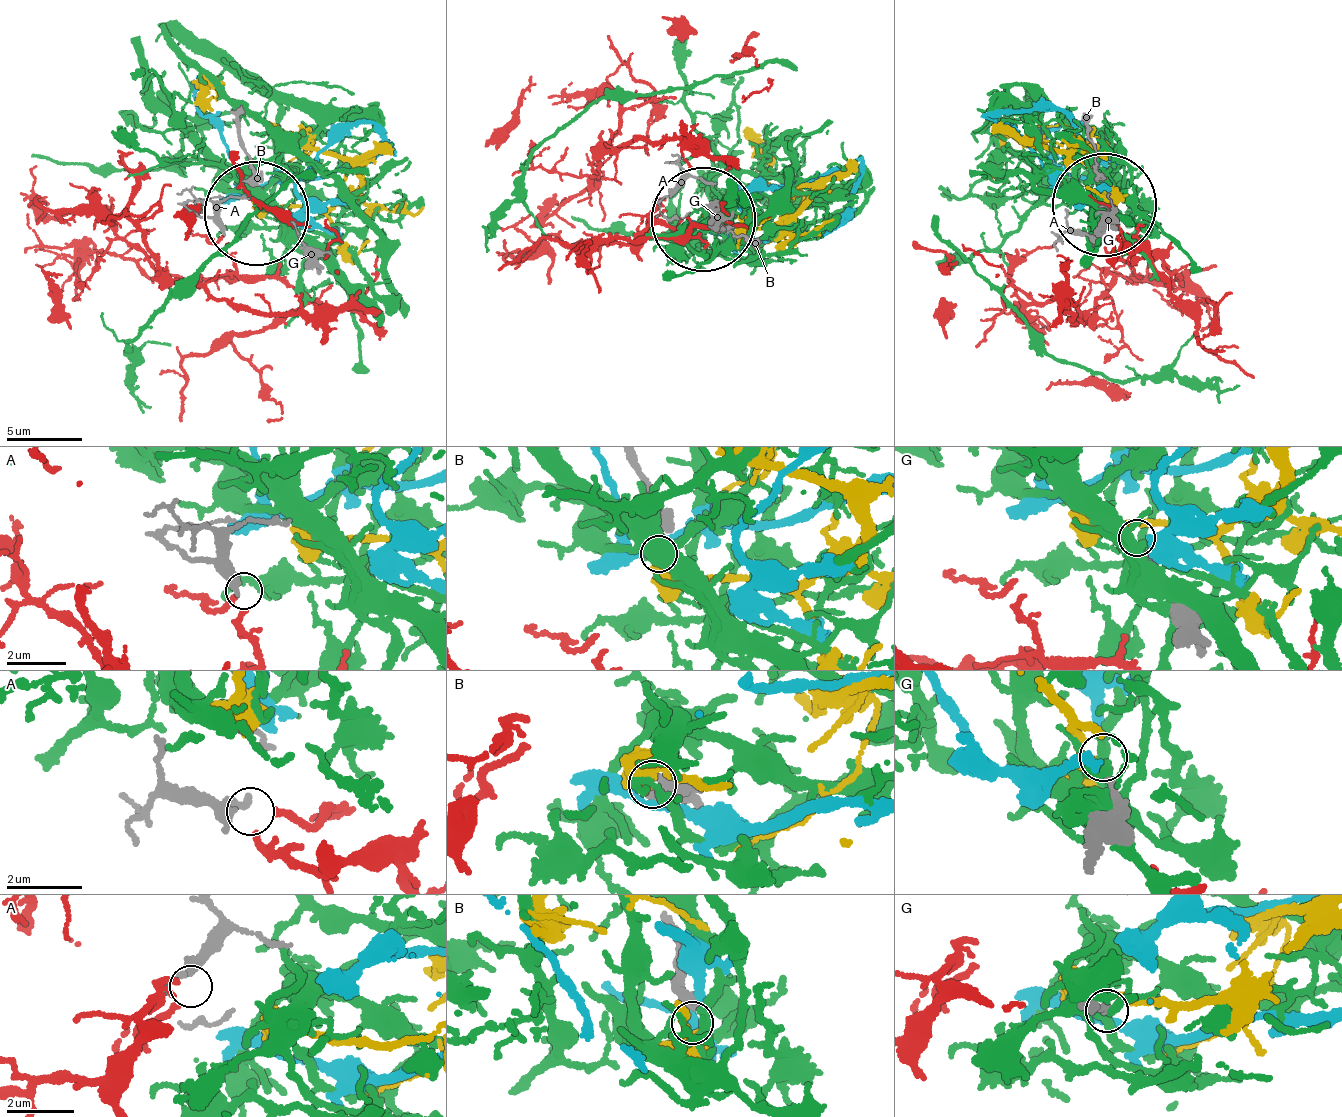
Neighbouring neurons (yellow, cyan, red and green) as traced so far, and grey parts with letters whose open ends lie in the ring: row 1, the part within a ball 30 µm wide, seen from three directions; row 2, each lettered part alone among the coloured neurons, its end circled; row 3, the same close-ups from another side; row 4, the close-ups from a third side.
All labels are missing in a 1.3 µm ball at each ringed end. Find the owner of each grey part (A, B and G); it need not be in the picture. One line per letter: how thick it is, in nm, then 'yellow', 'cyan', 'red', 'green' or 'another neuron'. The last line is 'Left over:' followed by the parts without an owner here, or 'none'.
A: 280 nm | red
B: 440 nm | yellow
G: 170 nm | another neuron
Left over: G

